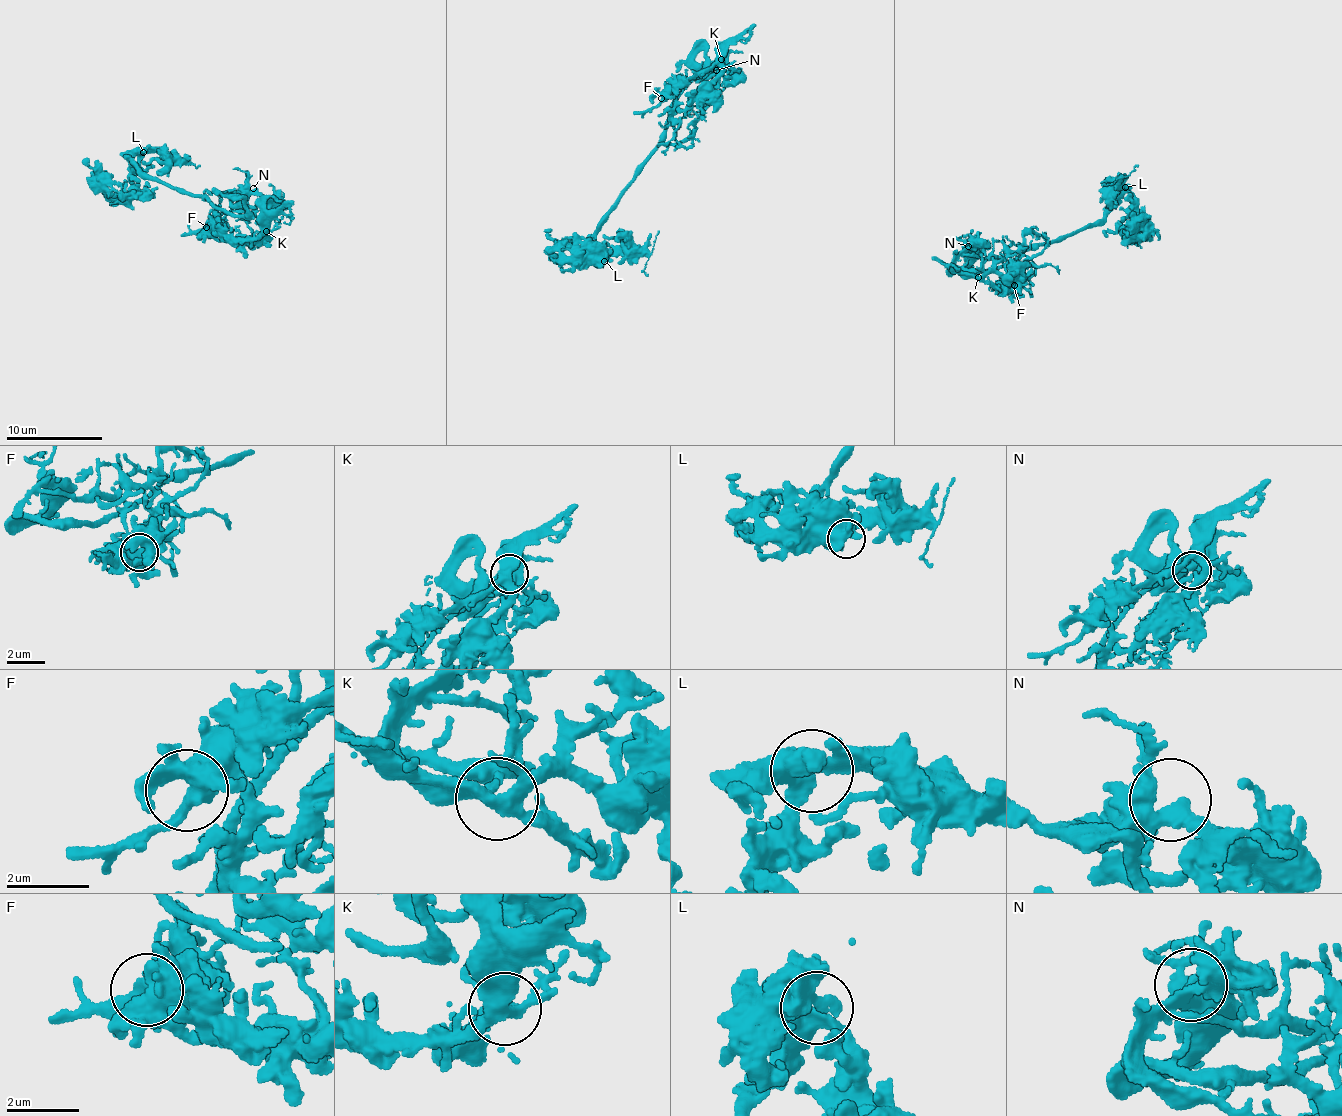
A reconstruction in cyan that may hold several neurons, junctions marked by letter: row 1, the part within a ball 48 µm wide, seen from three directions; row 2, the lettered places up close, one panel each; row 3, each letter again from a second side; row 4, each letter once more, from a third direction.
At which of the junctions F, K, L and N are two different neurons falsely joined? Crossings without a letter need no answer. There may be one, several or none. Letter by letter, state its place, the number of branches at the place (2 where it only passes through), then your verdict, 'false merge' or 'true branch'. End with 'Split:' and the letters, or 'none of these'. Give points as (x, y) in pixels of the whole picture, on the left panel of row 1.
F: (206, 227) | 3 | true branch
K: (266, 231) | 5 | true branch
L: (143, 152) | 3 | true branch
N: (253, 188) | 2 | true branch
Split: none of these

